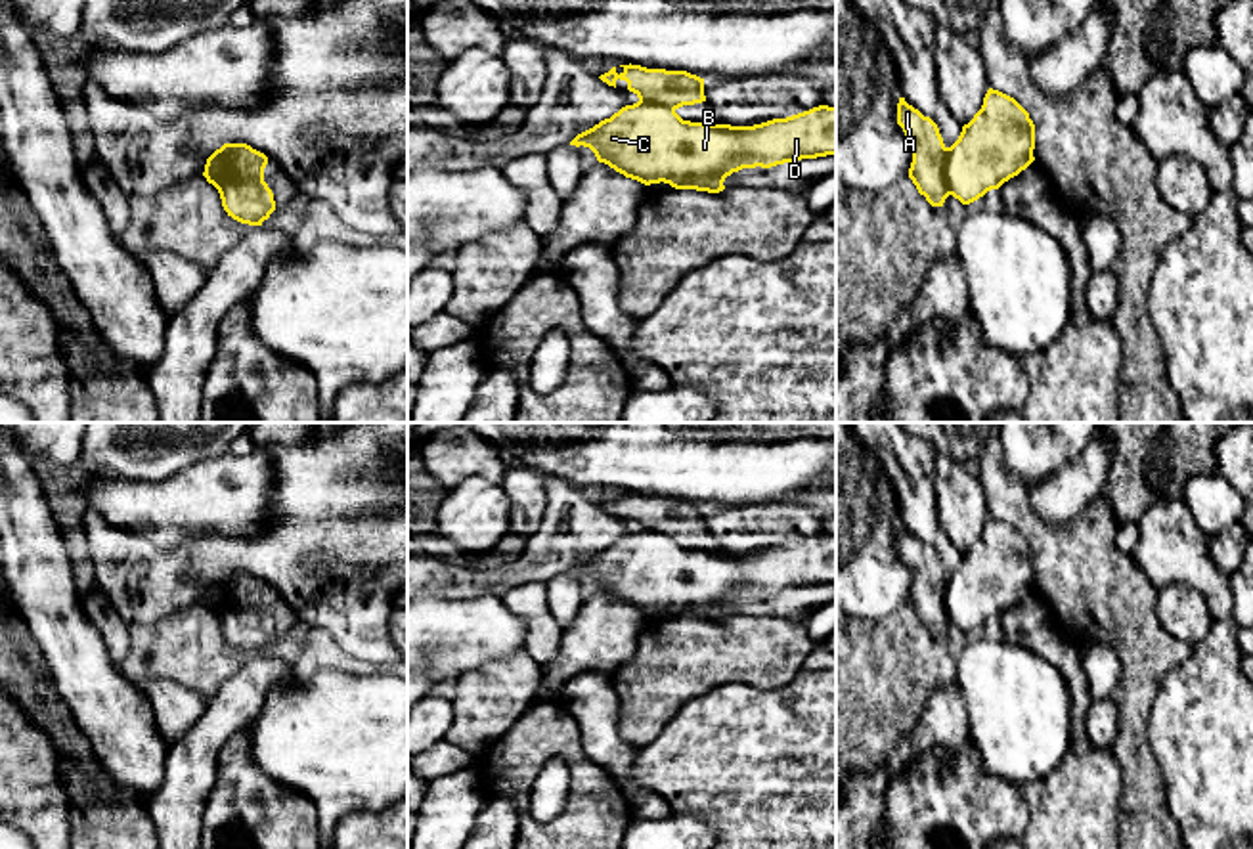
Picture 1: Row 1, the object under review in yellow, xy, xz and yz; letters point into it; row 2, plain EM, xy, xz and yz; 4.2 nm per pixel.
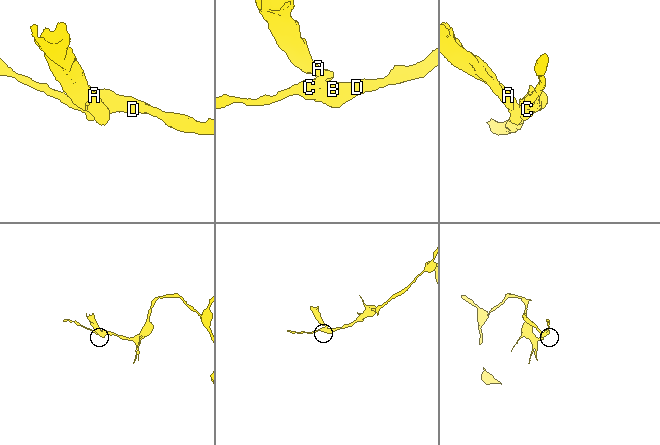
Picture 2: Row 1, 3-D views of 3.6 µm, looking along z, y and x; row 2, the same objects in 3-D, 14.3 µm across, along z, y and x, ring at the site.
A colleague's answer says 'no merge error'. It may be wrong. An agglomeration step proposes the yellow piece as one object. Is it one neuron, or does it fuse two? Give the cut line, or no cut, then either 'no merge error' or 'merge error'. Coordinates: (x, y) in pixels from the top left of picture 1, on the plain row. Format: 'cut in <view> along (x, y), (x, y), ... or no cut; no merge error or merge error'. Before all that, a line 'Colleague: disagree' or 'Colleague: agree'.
Colleague: disagree
cut in xy along (217, 578), (234, 605), (215, 614); merge error

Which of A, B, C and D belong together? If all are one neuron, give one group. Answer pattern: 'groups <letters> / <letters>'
groups A / B C D

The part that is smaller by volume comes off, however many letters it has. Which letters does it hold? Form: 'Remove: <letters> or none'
Remove: A

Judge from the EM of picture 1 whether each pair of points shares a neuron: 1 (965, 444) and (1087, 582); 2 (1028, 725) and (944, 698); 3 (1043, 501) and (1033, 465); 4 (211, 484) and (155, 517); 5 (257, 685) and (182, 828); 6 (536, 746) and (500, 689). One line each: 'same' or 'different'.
1: different
2: different
3: different
4: same
5: same
6: different

